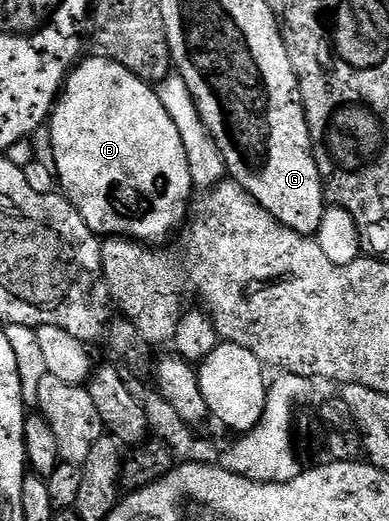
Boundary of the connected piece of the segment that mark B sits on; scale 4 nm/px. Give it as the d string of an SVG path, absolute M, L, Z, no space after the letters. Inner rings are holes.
M85 56L78 61L77 65L70 70L69 77L65 79L64 87L59 95L60 101L54 105L48 127L53 137L56 181L63 191L64 197L68 198L73 207L81 213L83 220L93 229L94 234L98 236L120 236L136 240L142 244L157 244L160 243L157 242L160 238L165 238L168 234L175 233L174 235L176 235L186 225L191 214L195 187L191 176L191 168L187 164L187 152L183 148L179 128L175 128L175 120L171 120L171 116L167 116L167 108L163 108L158 91L144 78L135 76L127 68L120 66L118 62L114 62L105 56L100 57L88 58L88 56Z

